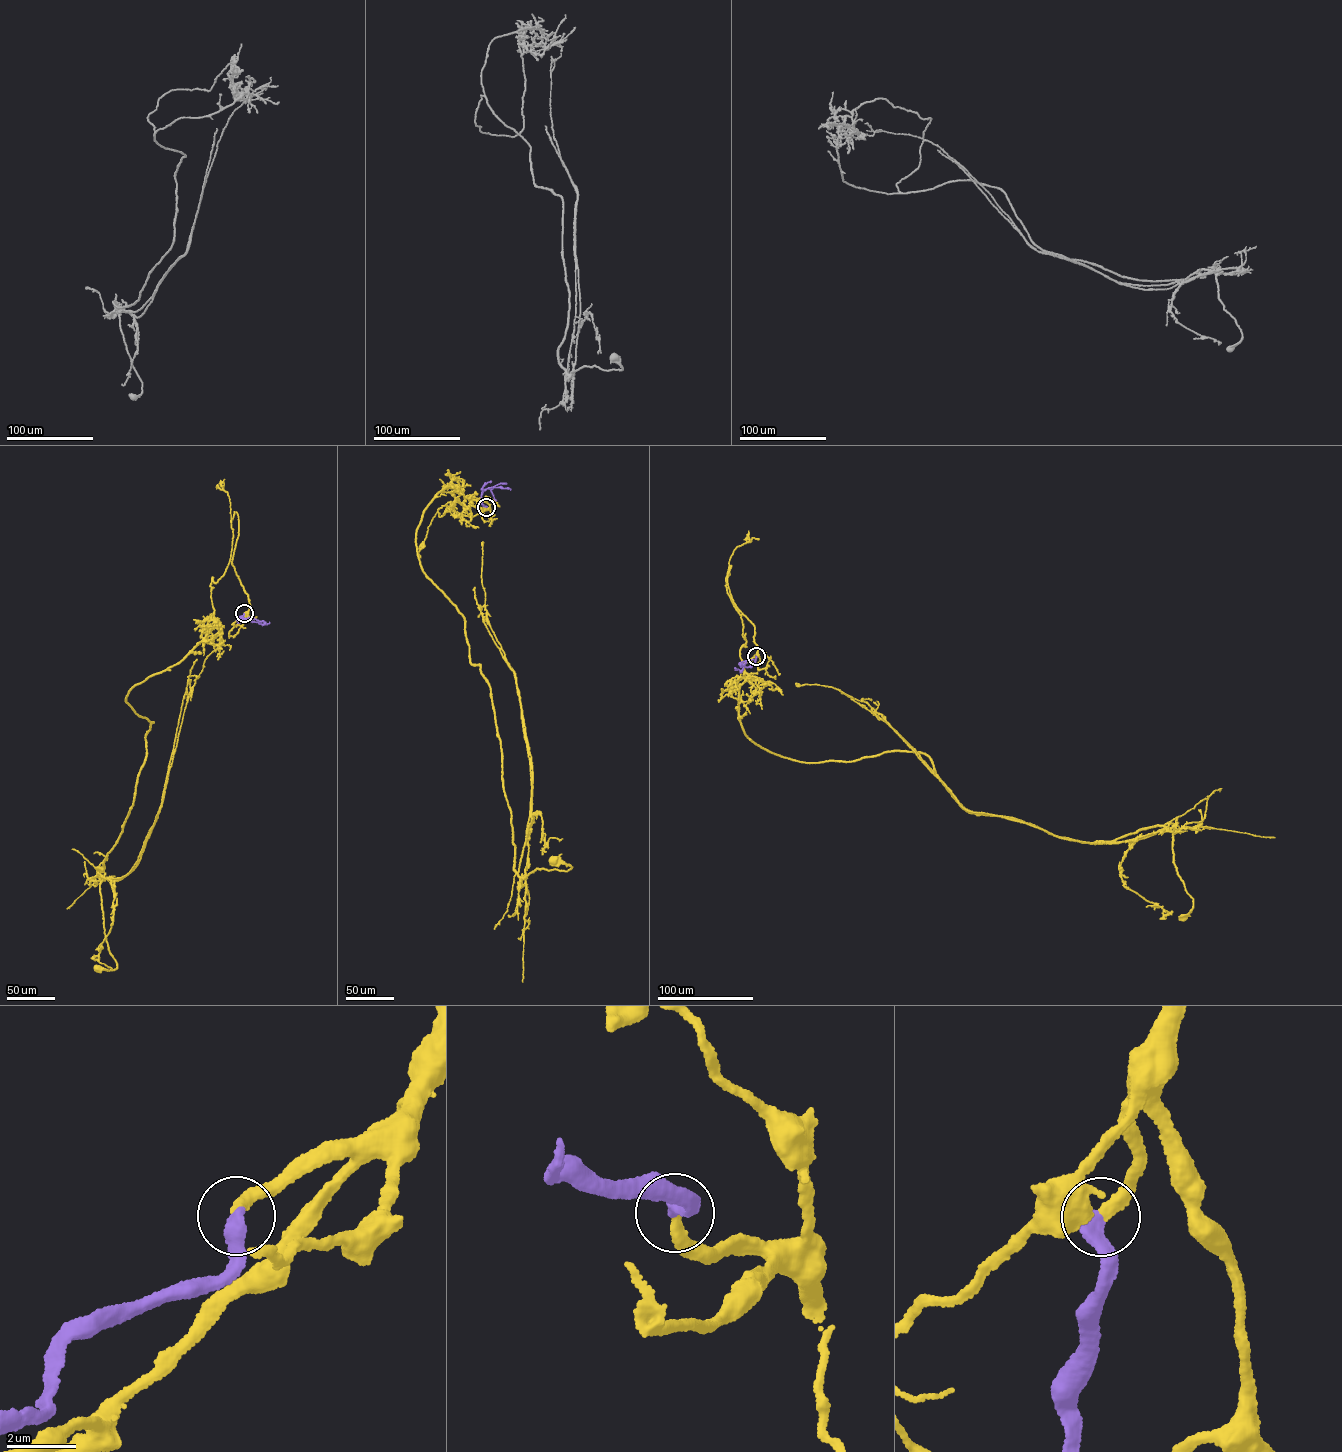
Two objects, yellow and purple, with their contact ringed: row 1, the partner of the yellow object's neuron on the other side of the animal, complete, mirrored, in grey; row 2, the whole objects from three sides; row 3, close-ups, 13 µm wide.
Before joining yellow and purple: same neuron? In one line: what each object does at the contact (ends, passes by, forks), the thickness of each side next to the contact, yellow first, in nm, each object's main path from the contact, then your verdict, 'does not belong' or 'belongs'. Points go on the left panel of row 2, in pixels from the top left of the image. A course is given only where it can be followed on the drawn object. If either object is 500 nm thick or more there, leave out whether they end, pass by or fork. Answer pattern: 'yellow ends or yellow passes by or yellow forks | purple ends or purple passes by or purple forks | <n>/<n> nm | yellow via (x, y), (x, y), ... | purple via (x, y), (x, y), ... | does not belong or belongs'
yellow ends | purple ends | 360/480 nm | yellow via (244, 613), (234, 511), (210, 584), (217, 625), (125, 698), (153, 722), (96, 868), (117, 964), (98, 969) | purple via (244, 613), (237, 619), (252, 617), (265, 622), (262, 625) | belongs

